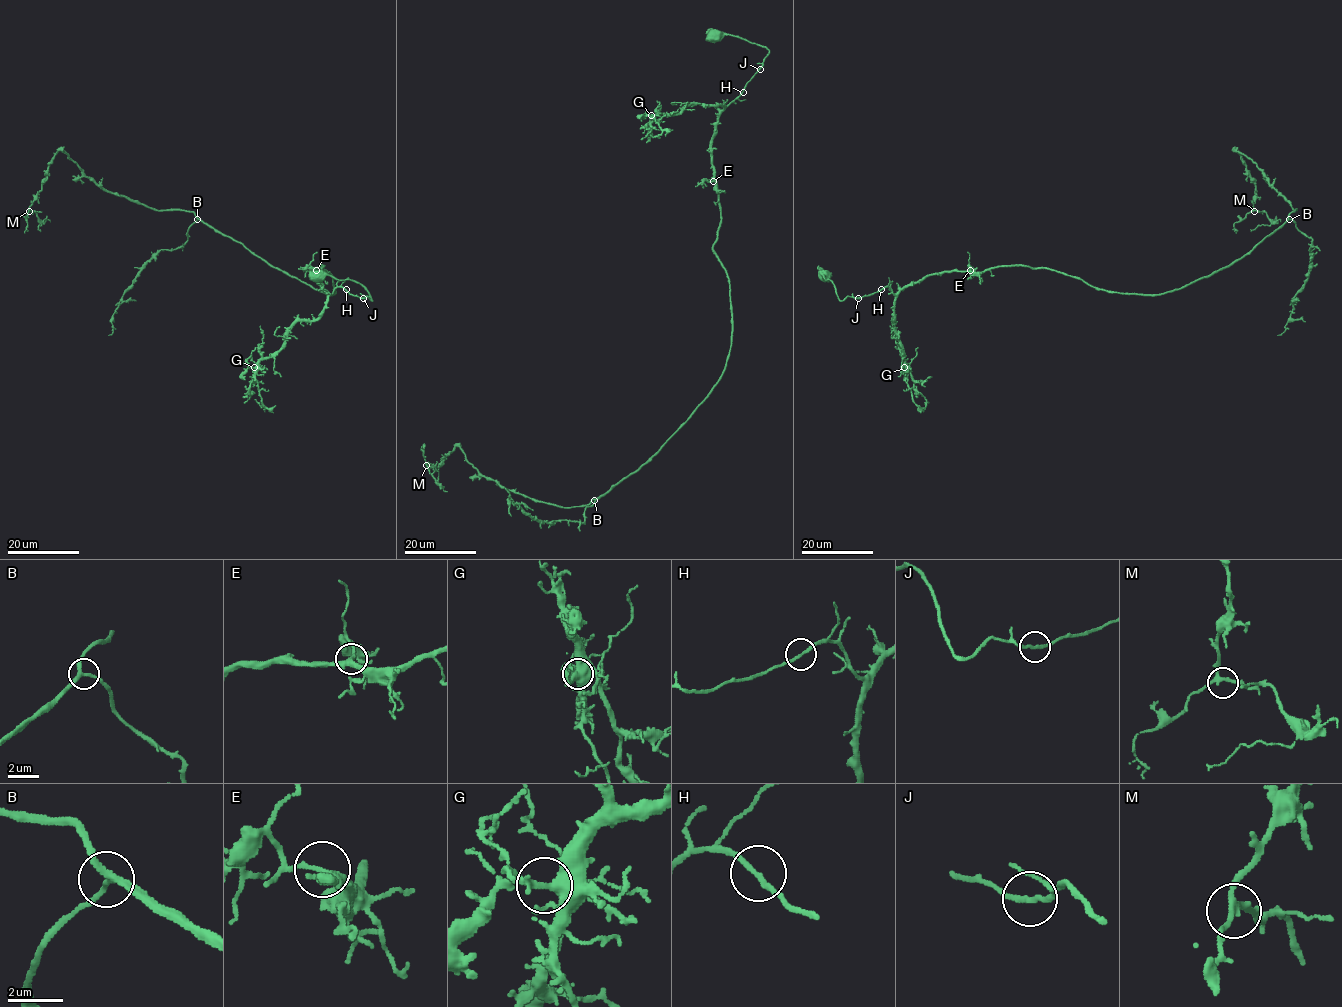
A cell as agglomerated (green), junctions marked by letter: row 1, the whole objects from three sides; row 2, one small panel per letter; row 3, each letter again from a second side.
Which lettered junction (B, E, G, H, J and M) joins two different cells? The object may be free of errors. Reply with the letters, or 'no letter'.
no letter

